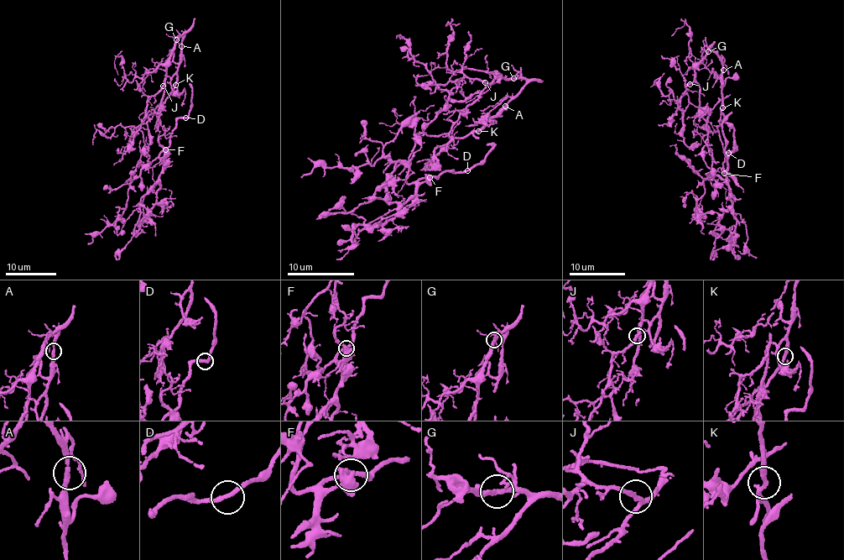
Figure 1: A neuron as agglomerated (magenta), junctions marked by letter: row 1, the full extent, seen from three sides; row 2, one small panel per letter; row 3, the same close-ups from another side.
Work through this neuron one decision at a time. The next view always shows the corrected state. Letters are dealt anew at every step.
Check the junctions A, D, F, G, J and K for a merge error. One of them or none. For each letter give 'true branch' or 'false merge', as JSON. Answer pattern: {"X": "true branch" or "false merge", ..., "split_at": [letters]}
{"A": "true branch", "D": "true branch", "F": "true branch", "G": "true branch", "J": "true branch", "K": "true branch", "split_at": []}

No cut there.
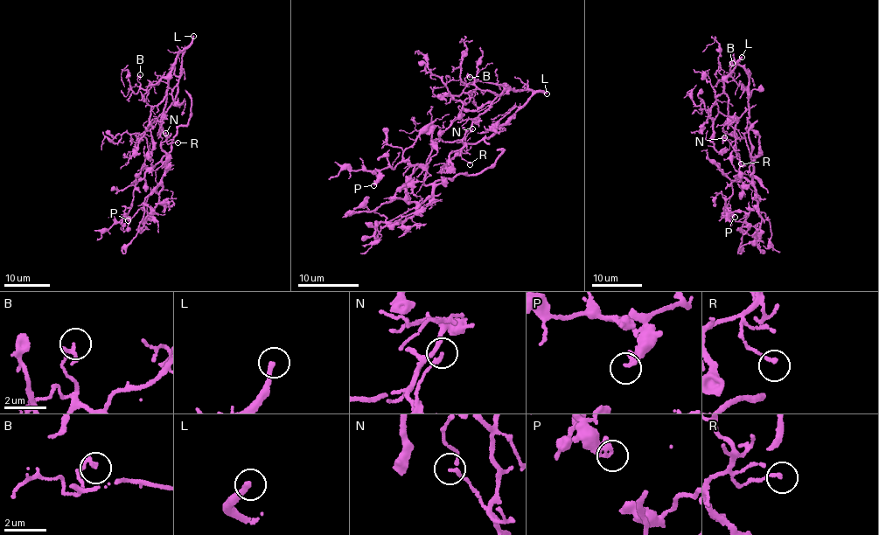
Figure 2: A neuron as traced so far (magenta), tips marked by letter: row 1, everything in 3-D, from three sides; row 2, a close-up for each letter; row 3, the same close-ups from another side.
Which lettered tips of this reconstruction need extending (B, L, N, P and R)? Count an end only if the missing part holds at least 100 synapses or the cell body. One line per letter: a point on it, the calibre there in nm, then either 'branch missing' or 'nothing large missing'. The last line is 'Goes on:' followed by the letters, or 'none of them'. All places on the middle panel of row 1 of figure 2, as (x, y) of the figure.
B: (470, 77) | 200 nm | nothing large missing
L: (547, 93) | 260 nm | branch missing
N: (472, 128) | 170 nm | nothing large missing
P: (373, 185) | 320 nm | nothing large missing
R: (470, 164) | 140 nm | nothing large missing
Goes on: L

